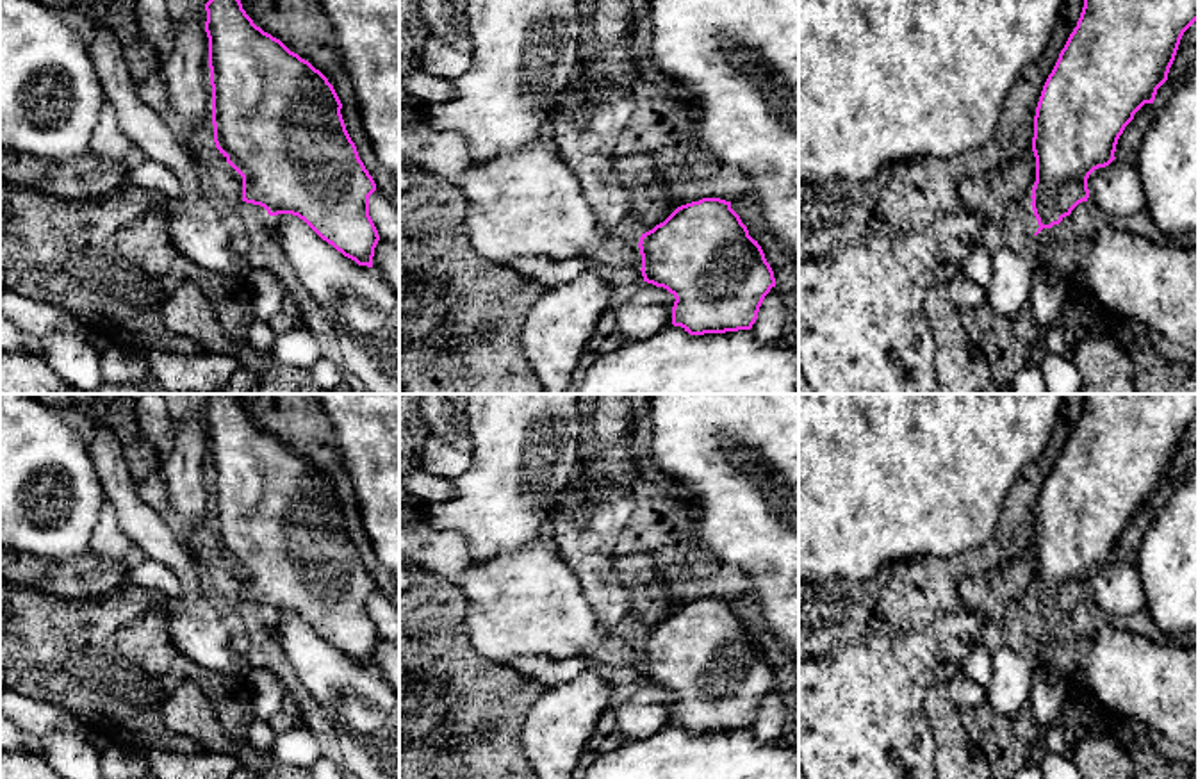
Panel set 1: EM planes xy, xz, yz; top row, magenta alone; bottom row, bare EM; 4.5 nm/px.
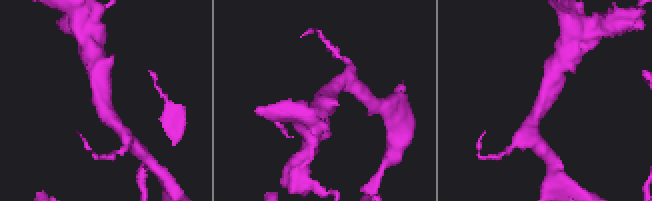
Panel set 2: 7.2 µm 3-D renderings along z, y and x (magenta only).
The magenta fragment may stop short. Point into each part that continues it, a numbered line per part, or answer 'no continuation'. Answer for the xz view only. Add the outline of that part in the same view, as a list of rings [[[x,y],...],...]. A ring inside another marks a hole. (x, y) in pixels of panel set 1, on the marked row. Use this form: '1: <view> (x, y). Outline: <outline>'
1: xz (519, 204). Outline: [[[399,112],[399,160],[462,191],[460,217],[465,221],[467,237],[474,251],[490,264],[547,257],[592,258],[617,269],[642,269],[638,242],[626,230],[608,234],[599,228],[597,212],[583,198],[578,176],[547,134],[526,148],[501,152],[478,164],[462,134],[435,130],[424,116]]]

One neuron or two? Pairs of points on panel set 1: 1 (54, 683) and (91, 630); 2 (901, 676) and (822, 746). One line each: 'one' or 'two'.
1: one
2: one

